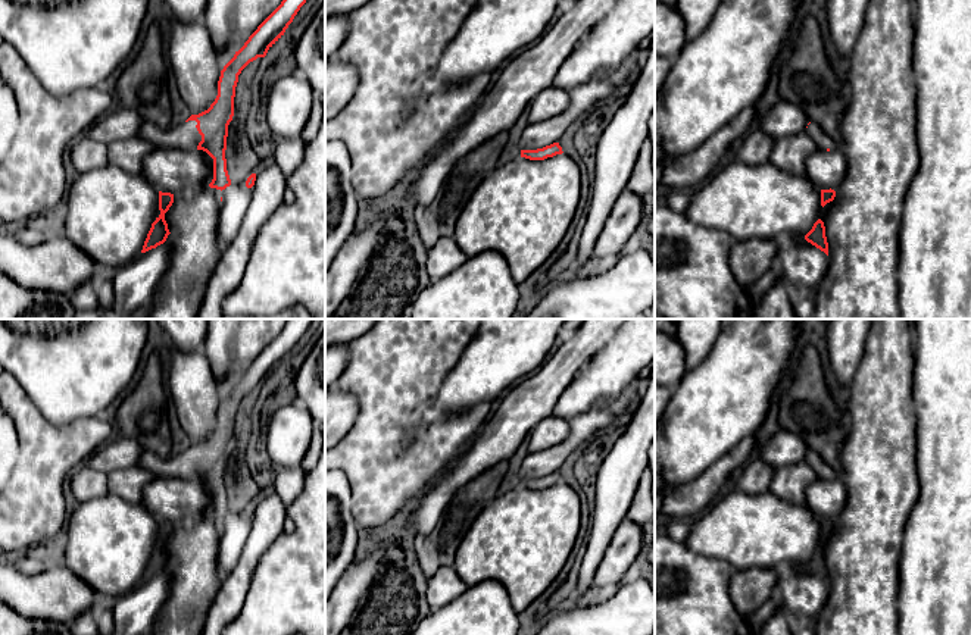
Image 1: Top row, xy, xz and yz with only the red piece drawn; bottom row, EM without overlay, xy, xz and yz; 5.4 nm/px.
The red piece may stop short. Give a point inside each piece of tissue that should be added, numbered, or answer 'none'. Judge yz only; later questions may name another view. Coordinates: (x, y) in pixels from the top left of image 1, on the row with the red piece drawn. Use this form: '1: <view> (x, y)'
1: yz (821, 138)

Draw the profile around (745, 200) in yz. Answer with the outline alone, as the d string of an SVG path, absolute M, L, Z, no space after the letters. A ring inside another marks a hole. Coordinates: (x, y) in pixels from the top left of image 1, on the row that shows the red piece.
M733 160L690 193L683 213L693 223L727 232L734 241L805 238L821 219L821 190L805 175Z

